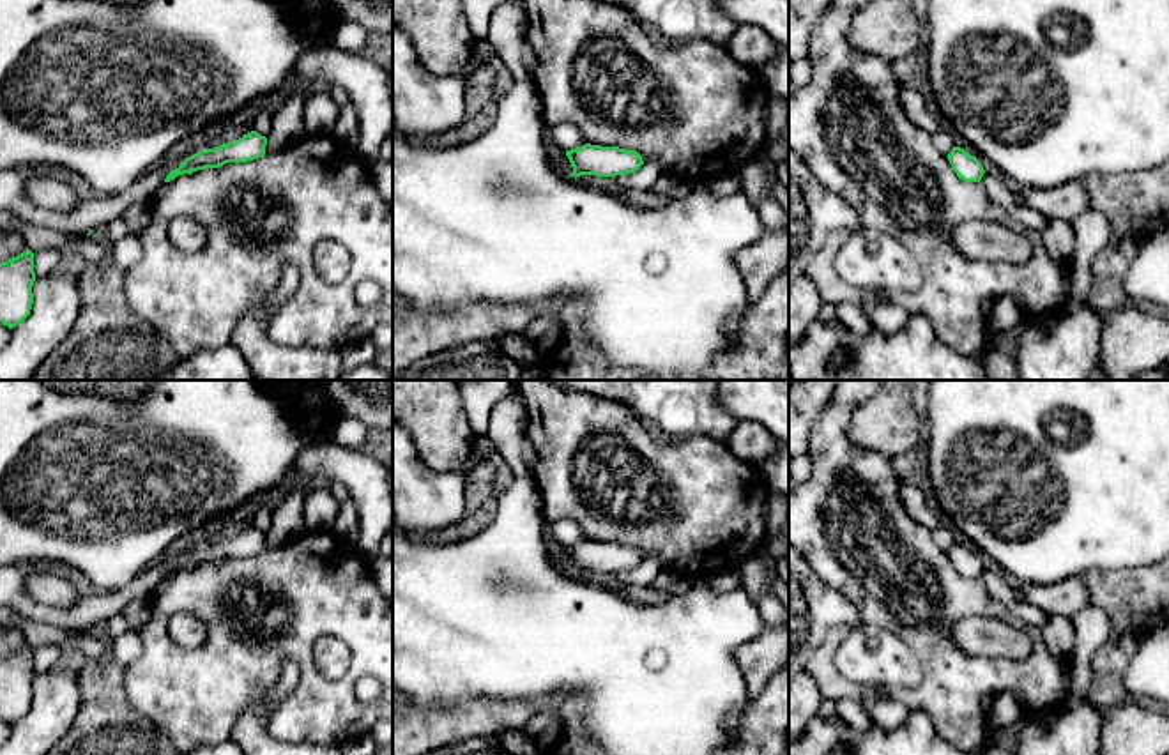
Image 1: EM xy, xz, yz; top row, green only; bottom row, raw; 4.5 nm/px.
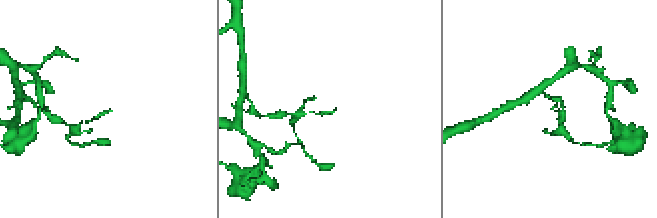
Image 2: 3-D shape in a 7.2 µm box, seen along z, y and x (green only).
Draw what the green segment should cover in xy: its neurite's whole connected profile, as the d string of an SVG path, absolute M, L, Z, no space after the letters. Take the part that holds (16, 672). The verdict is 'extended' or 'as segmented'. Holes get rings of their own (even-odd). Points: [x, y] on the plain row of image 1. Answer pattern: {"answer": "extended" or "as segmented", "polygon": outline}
{"answer": "as segmented", "polygon": "M28 644L0 660L0 718L9 725L30 711L34 677L34 649Z"}

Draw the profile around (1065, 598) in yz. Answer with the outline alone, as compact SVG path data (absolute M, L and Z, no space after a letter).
M1082 575L1051 585L1028 583L1022 587L1024 599L1045 614L1072 619L1089 605Z

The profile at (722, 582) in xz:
M730 569L709 575L707 582L716 592L730 592L741 587L741 580Z

